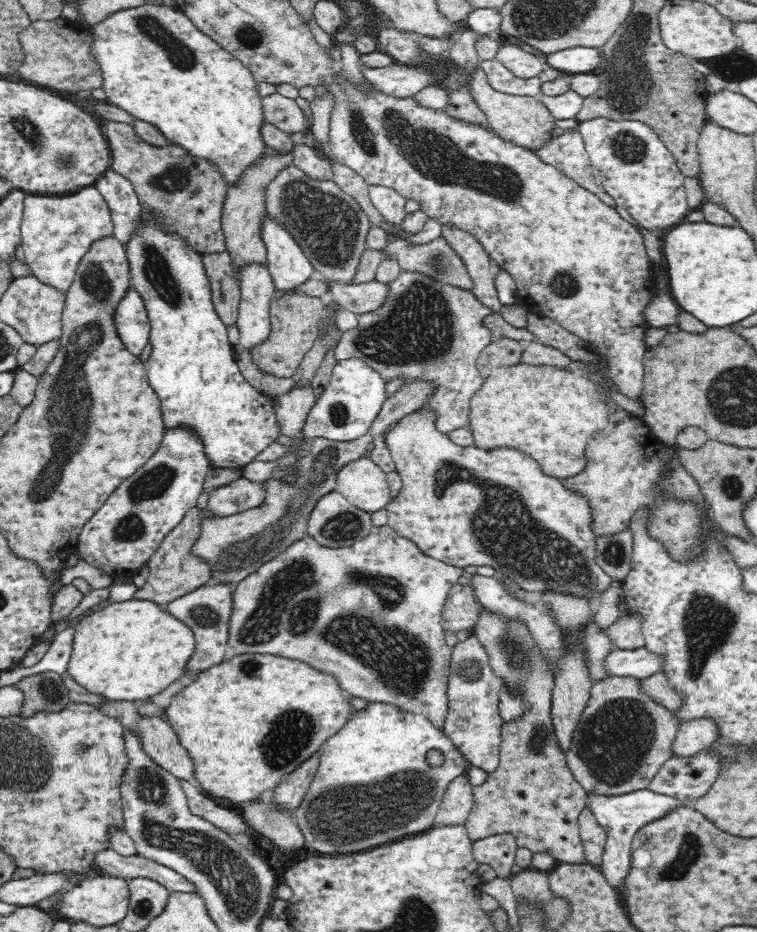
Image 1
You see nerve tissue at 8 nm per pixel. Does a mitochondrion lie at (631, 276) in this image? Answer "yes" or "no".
no

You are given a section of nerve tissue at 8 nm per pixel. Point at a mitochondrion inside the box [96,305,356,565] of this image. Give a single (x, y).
(155, 483)

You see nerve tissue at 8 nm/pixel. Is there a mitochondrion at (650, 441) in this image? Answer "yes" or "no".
no

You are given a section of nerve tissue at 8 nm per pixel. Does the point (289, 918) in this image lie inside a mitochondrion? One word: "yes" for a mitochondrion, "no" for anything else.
no

